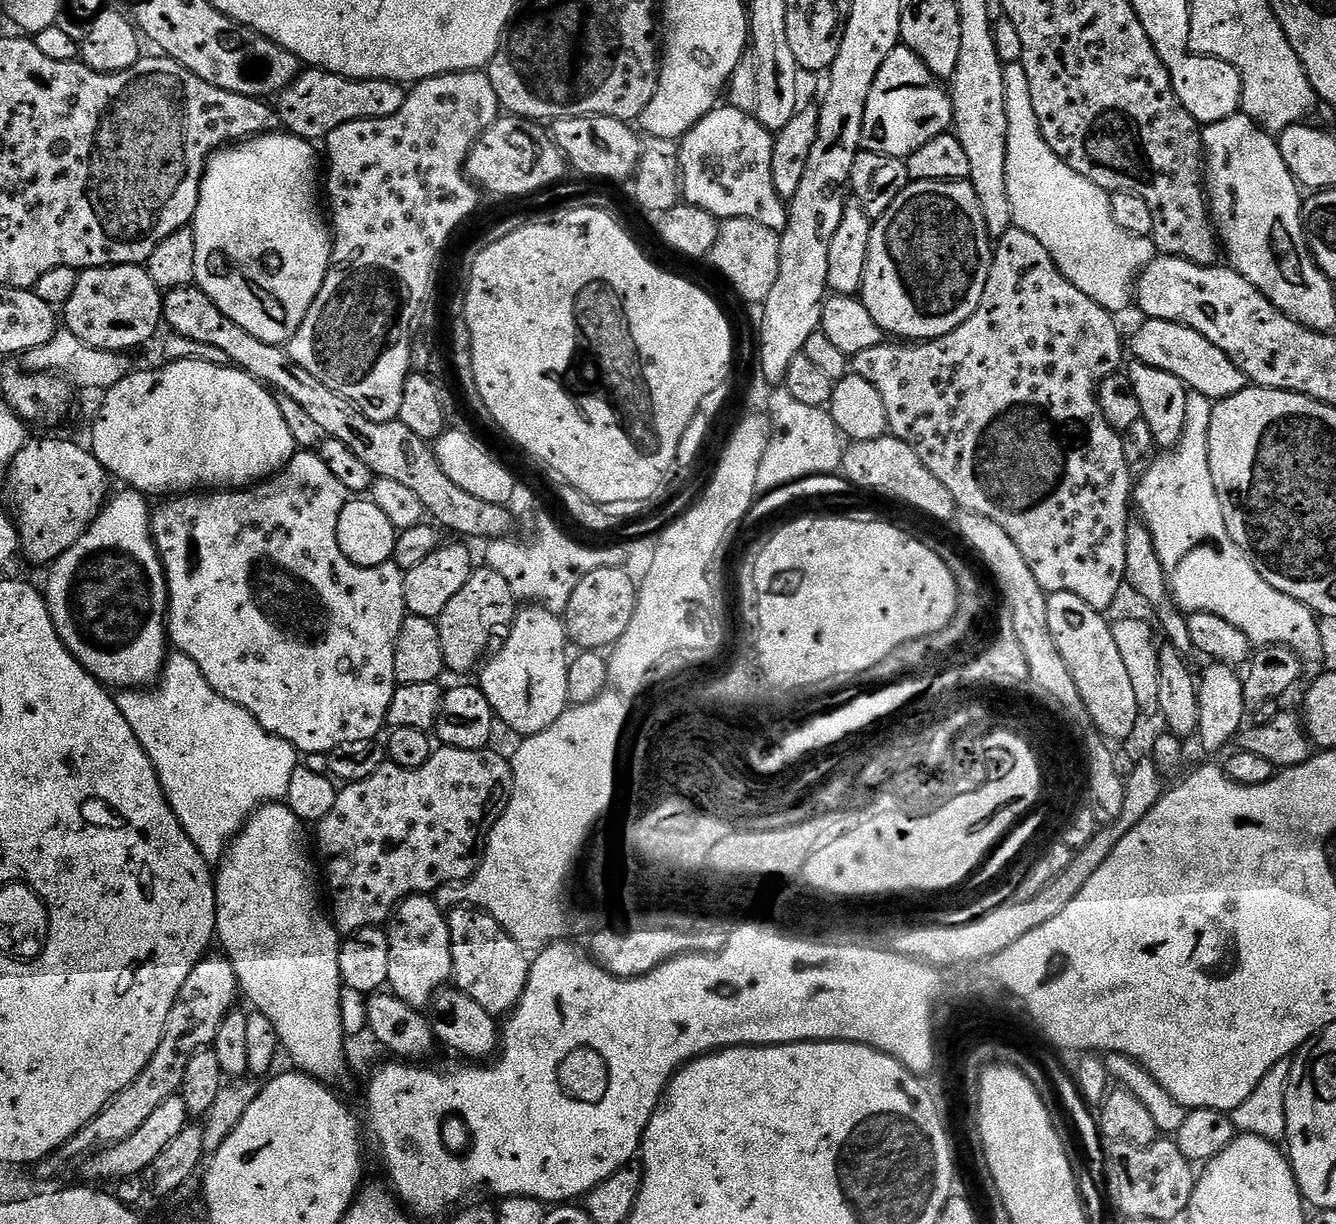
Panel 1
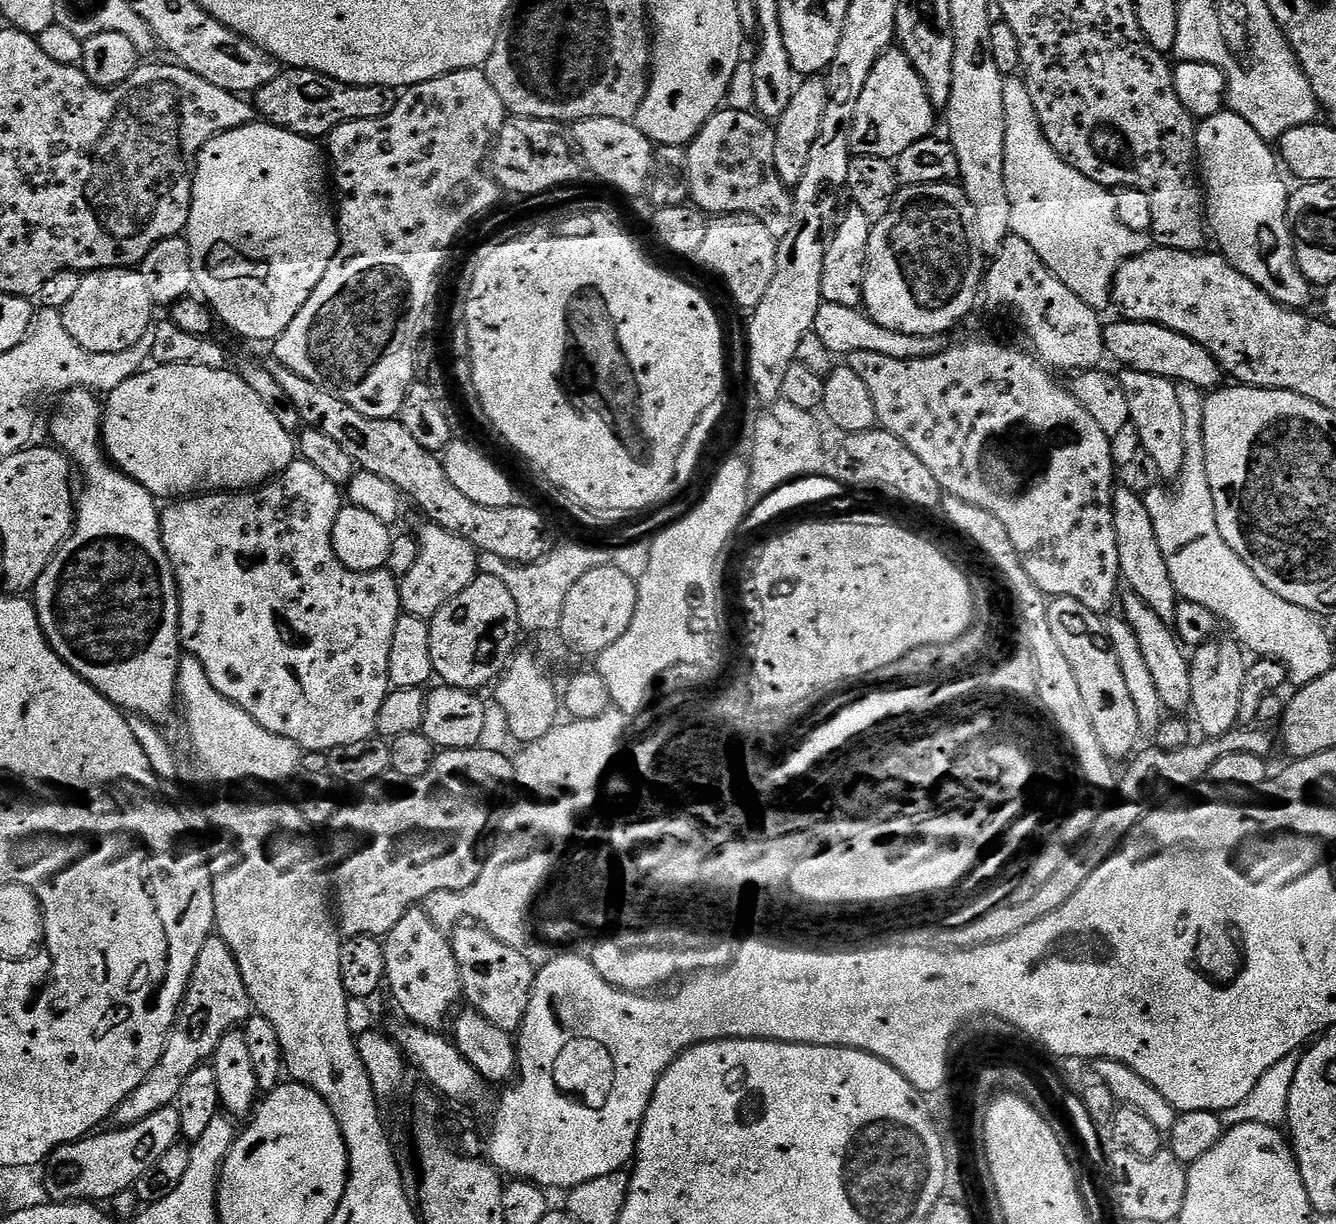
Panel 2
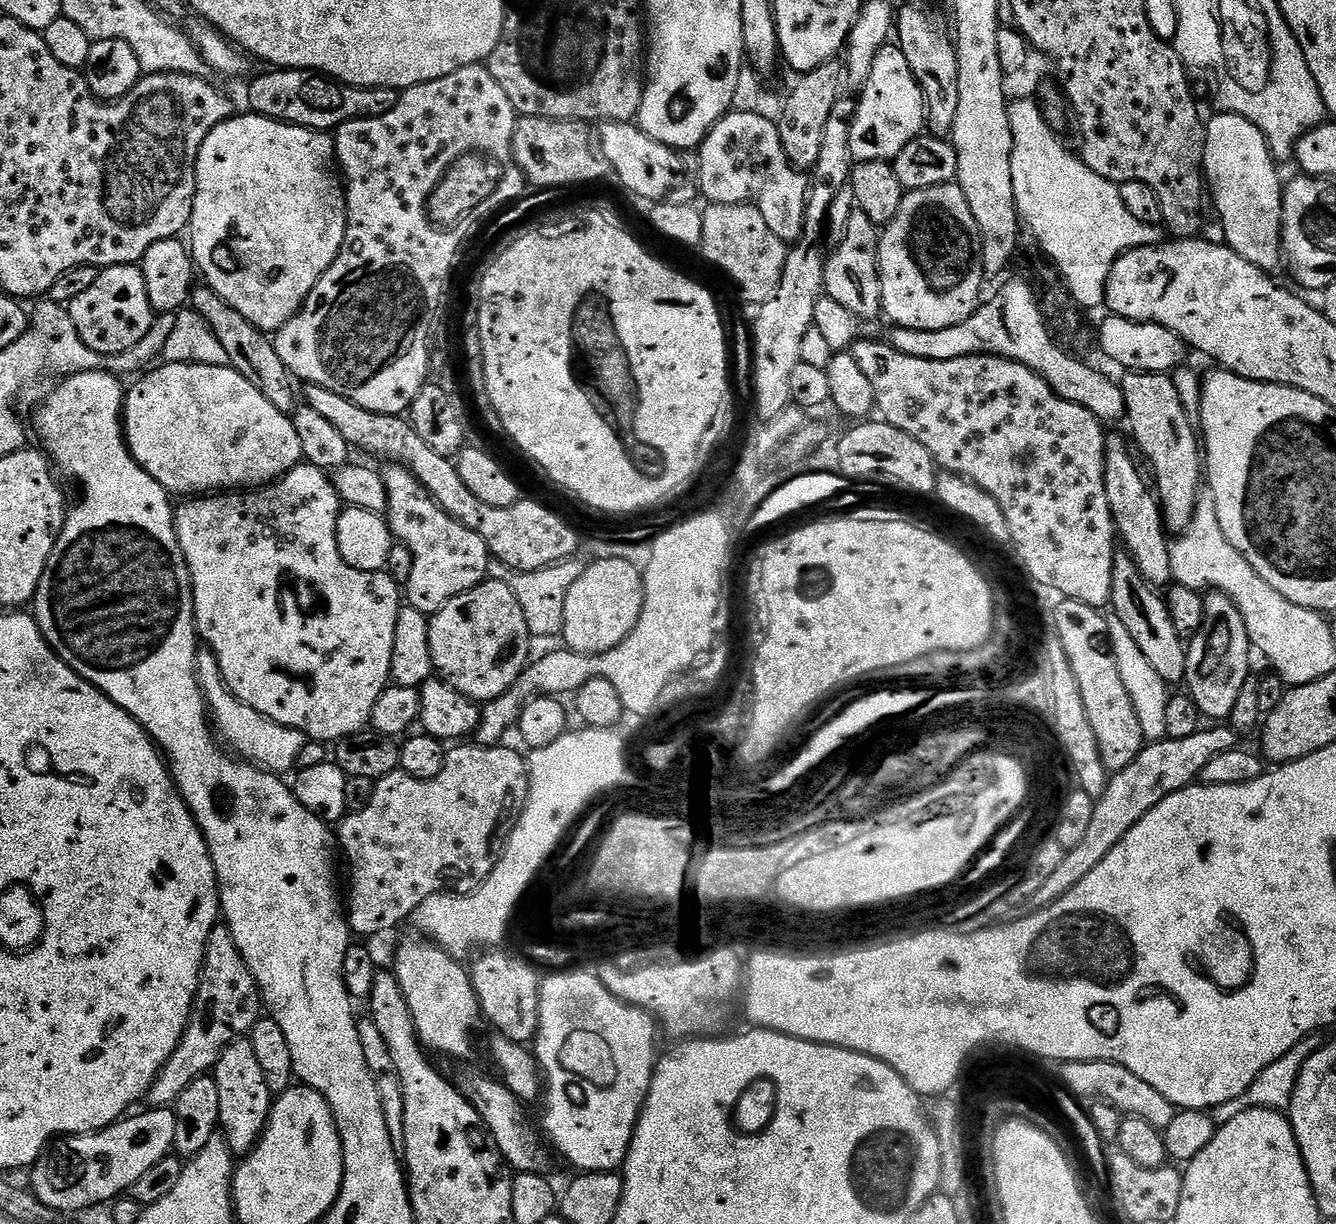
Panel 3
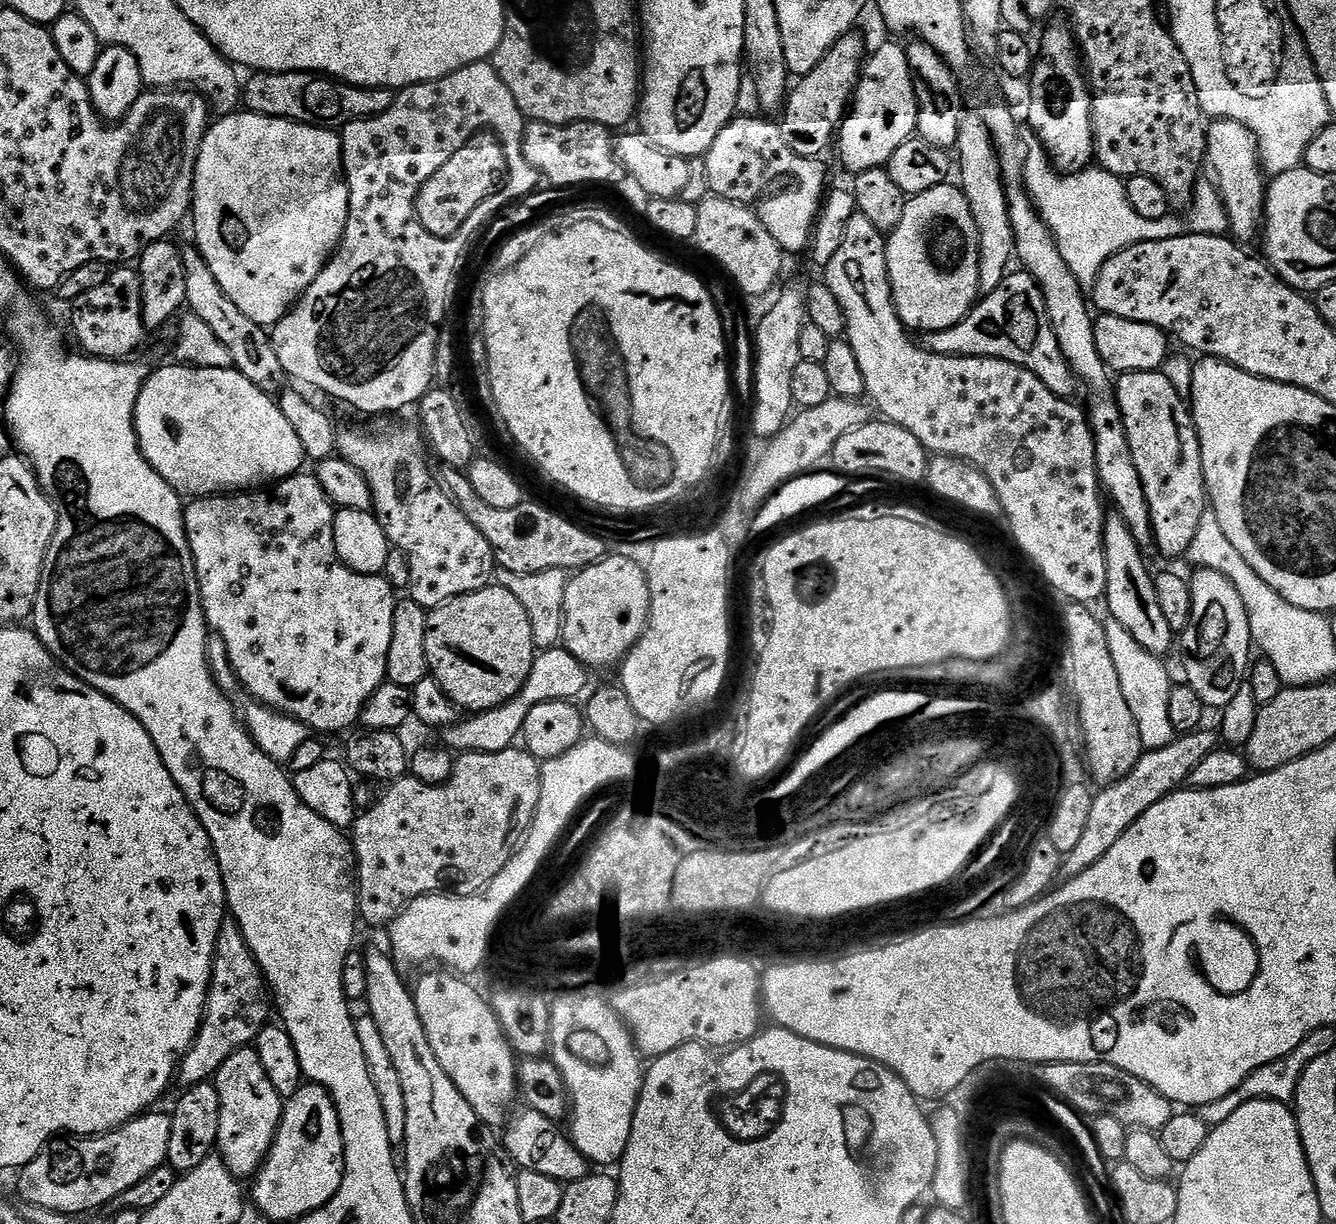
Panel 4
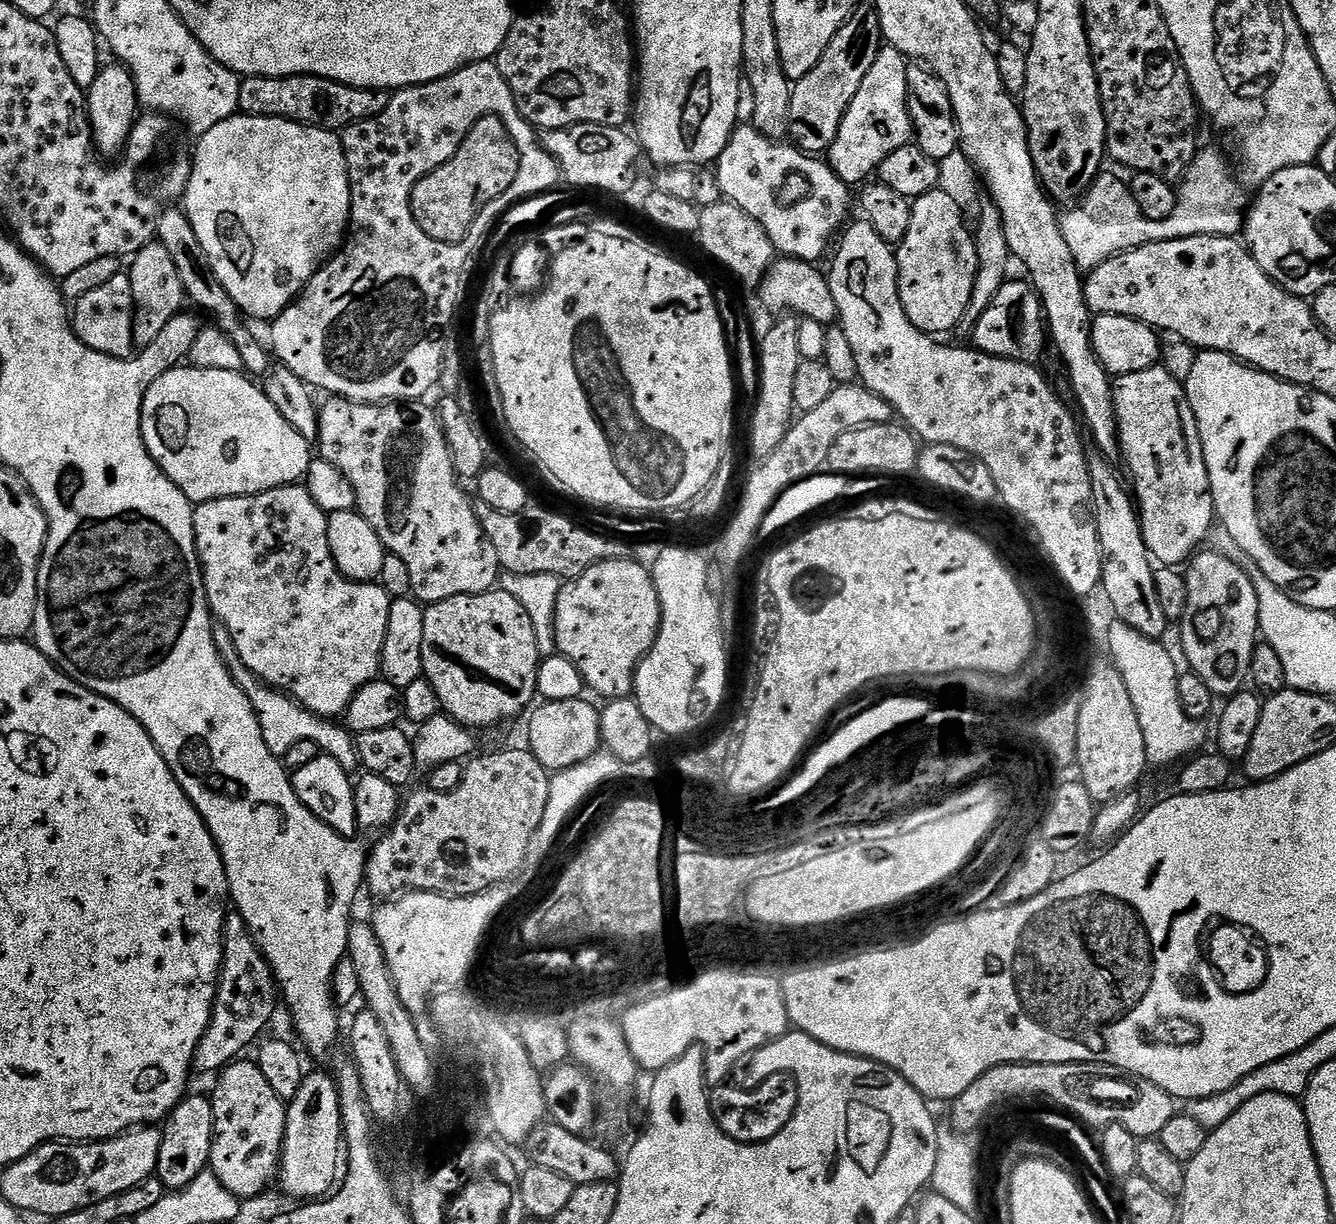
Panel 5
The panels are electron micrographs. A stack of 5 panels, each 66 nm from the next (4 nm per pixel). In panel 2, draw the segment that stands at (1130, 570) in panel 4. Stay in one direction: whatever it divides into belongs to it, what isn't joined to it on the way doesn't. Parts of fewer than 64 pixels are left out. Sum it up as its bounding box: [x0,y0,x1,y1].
[1123,590,1192,714]

